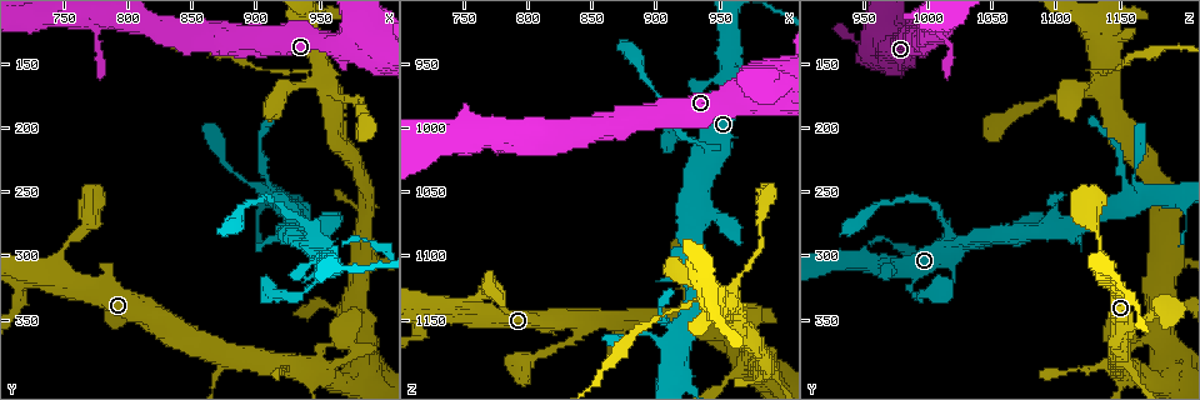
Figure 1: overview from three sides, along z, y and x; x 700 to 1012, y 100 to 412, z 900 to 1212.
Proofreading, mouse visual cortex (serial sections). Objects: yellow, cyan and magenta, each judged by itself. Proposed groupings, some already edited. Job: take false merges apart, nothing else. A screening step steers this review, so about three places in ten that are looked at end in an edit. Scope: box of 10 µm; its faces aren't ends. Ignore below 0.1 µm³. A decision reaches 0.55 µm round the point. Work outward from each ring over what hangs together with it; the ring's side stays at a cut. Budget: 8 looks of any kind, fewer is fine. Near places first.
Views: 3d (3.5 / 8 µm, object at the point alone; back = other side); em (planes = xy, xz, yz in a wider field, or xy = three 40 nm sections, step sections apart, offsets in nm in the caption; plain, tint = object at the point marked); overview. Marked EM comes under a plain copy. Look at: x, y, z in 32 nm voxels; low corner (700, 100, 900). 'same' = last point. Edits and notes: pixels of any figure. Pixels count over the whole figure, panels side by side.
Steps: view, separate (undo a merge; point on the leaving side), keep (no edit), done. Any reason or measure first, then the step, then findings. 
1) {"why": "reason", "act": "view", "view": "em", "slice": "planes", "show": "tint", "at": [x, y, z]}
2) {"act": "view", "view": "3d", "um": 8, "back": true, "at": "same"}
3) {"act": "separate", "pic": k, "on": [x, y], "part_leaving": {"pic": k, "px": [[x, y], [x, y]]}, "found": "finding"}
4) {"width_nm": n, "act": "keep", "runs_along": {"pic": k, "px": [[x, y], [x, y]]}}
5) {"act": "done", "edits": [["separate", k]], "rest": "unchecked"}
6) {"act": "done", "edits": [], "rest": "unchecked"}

{"why": "thin arm on a thick one", "act": "view", "view": "3d", "um": 8, "at": [742, 314, 1140]}

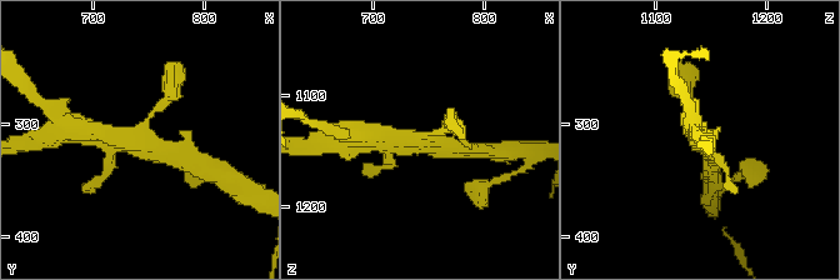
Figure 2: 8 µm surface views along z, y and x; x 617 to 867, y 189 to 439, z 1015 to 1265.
{"act": "view", "view": "3d", "um": 3.5, "at": "same"}

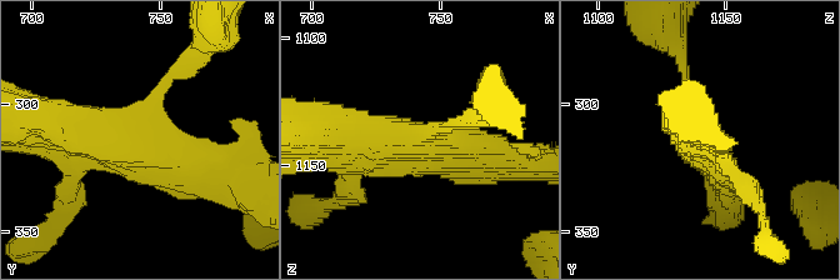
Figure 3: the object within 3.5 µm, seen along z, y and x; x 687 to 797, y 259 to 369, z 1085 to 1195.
{"act": "keep", "runs_along": {"pic": 3, "px": [[214, 174], [65, 128]]}, "found": "continuous, no second cell"}

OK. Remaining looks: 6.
{"why": "side arm on a straight run", "act": "view", "view": "3d", "um": 3.5, "at": [944, 284, 1020]}

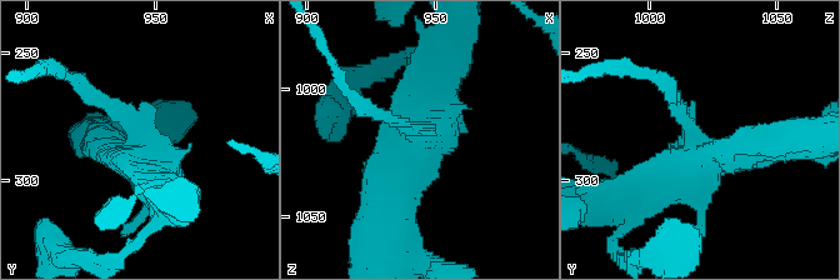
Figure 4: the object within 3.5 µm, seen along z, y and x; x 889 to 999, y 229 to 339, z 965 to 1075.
{"why": "now the EM", "act": "view", "view": "em", "slice": "xy", "step": 5, "show": "tint", "at": [941, 282, 1018]}

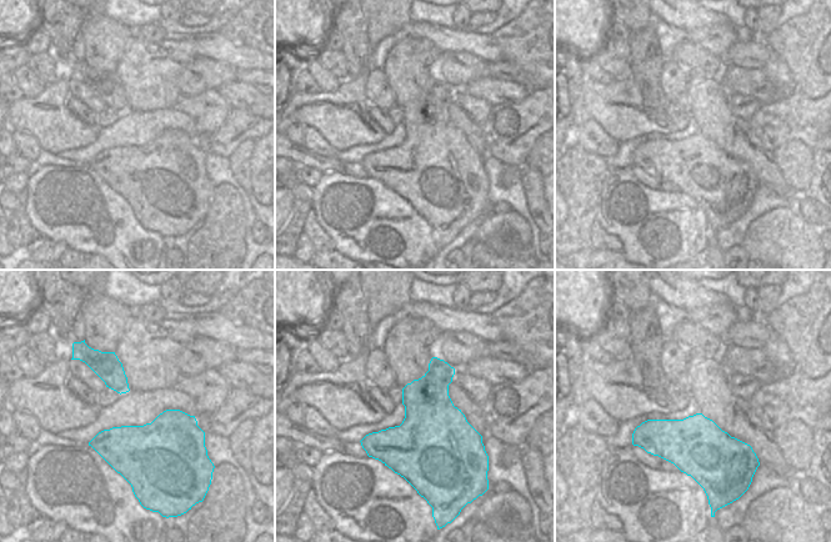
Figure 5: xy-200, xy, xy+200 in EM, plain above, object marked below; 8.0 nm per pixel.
{"act": "keep", "runs_along": {"pic": 4, "px": [[441, 80], [388, 209]]}, "found": "continuous, no second cell"}

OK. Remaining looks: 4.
{"why": "sharp bend", "act": "view", "view": "3d", "um": 3.5, "at": [986, 390, 1192]}

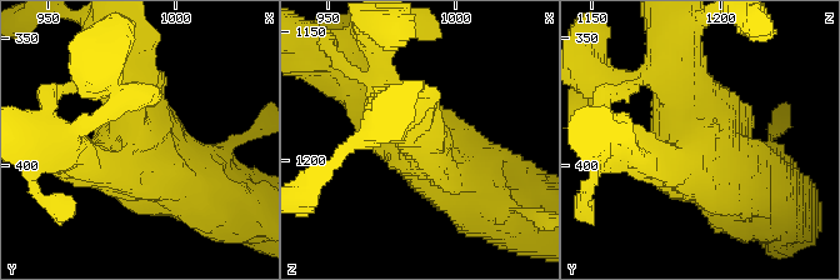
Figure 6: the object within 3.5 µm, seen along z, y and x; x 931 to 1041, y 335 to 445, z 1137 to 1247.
{"act": "view", "view": "em", "slice": "xy", "step": 1, "show": "tint", "at": [986, 391, 1192]}

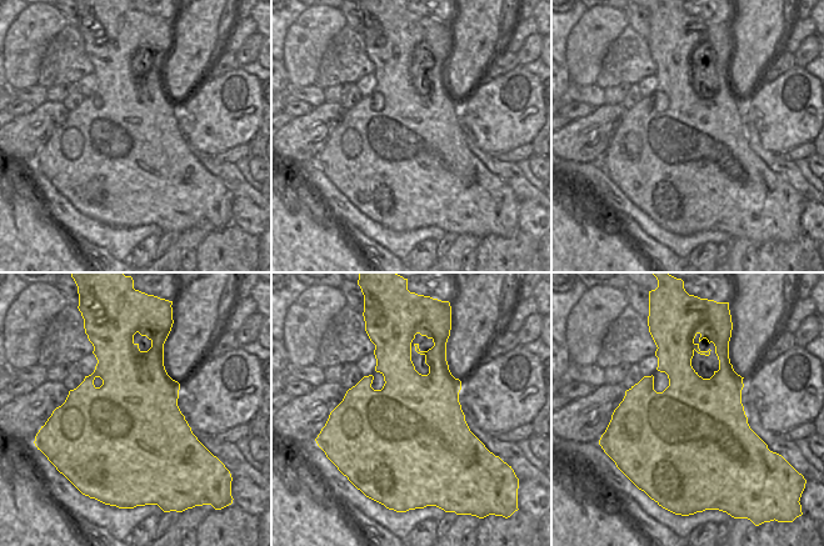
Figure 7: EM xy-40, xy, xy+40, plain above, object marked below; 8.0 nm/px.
{"width_nm": 1000, "act": "keep", "runs_along": {"pic": 6, "px": [[81, 159], [139, 151], [120, 68]]}, "found": "continuous, no second cell"}

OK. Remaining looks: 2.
{"act": "done", "edits": [], "rest": "unchecked"}

